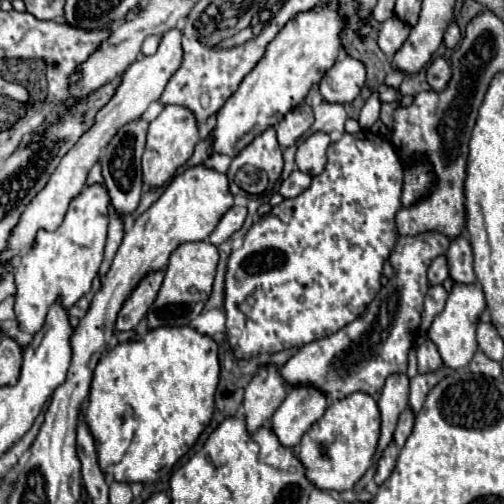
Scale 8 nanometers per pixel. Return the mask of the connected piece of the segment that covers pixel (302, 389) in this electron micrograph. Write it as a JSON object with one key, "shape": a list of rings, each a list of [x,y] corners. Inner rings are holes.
{"shape":[[[293,385],[271,417],[271,427],[285,447],[295,447],[303,433],[325,413],[327,395],[311,385]]]}

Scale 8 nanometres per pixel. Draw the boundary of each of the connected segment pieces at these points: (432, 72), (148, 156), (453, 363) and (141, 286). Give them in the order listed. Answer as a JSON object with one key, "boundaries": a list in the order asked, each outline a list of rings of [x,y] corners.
{"boundaries":[[[[435,57],[427,67],[427,83],[433,91],[443,91],[451,79],[451,65],[443,57]]],[[[165,105],[161,115],[149,123],[147,131],[147,147],[143,153],[143,181],[149,189],[155,189],[163,185],[167,179],[175,175],[175,171],[187,163],[187,159],[193,155],[193,147],[199,141],[199,127],[197,119],[193,119],[193,111],[187,107],[177,105]]],[[[455,283],[445,309],[433,319],[433,325],[429,329],[429,337],[433,343],[439,347],[439,353],[443,357],[443,363],[449,365],[451,369],[461,369],[469,365],[469,359],[477,351],[477,339],[475,339],[475,329],[479,325],[479,317],[485,309],[485,297],[483,291],[477,283]]],[[[163,269],[151,271],[137,283],[137,287],[127,297],[127,301],[123,303],[117,315],[117,323],[115,323],[117,331],[131,331],[147,315],[147,309],[153,305],[159,287],[163,283],[163,275],[165,275]]]]}

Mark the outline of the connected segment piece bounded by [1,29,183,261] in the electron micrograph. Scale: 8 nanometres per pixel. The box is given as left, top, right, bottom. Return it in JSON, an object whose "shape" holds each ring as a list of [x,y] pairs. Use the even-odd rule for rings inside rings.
{"shape":[[[171,29],[163,35],[161,39],[161,45],[157,49],[155,55],[149,55],[145,57],[143,61],[135,61],[133,65],[129,65],[129,69],[125,71],[123,75],[123,81],[115,93],[115,97],[97,113],[97,119],[95,119],[95,125],[77,141],[77,145],[61,159],[59,167],[55,169],[55,173],[51,175],[47,187],[27,205],[27,209],[23,211],[21,215],[21,221],[19,225],[13,229],[13,235],[9,239],[9,249],[1,255],[1,261],[11,261],[13,257],[21,255],[21,251],[29,249],[37,231],[39,229],[47,229],[47,231],[55,231],[63,217],[65,217],[65,211],[71,203],[71,199],[75,195],[81,193],[81,189],[85,187],[85,179],[87,179],[87,173],[89,169],[97,163],[103,147],[109,143],[109,139],[113,139],[113,135],[125,125],[125,123],[131,123],[133,119],[141,117],[143,111],[161,97],[165,85],[169,83],[171,75],[177,71],[177,67],[181,65],[181,59],[183,59],[183,49],[181,49],[181,33]]]}

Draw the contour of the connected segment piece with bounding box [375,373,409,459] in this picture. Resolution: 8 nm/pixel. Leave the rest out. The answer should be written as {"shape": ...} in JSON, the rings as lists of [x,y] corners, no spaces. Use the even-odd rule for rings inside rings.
{"shape":[[[395,373],[389,375],[385,381],[385,387],[379,397],[379,411],[381,411],[381,437],[379,437],[379,447],[375,459],[383,453],[383,449],[393,441],[393,431],[397,425],[397,419],[401,411],[409,403],[409,379],[405,373]]]}

